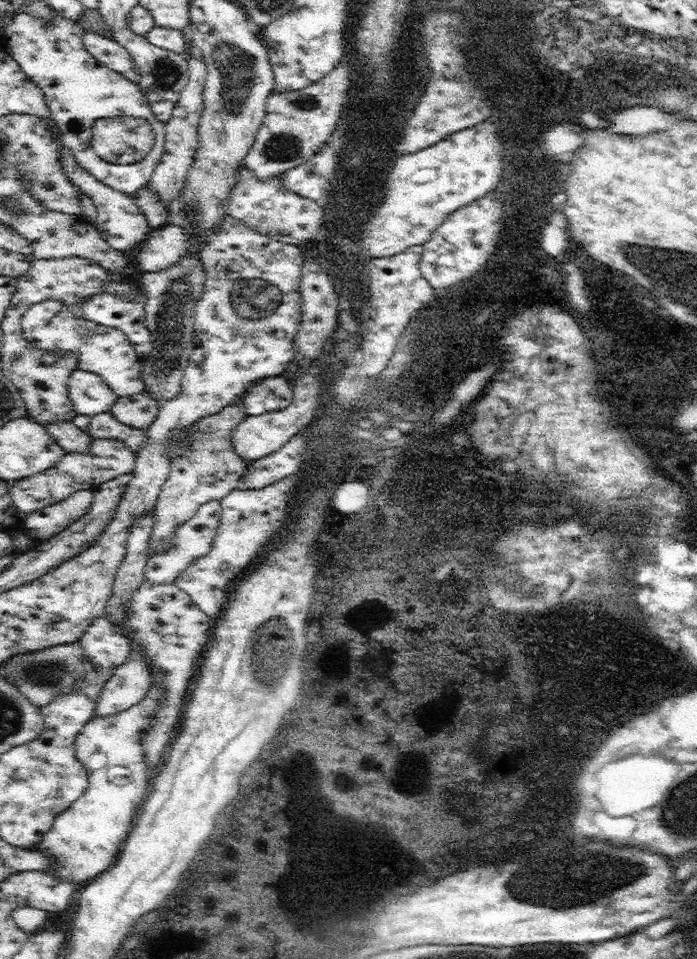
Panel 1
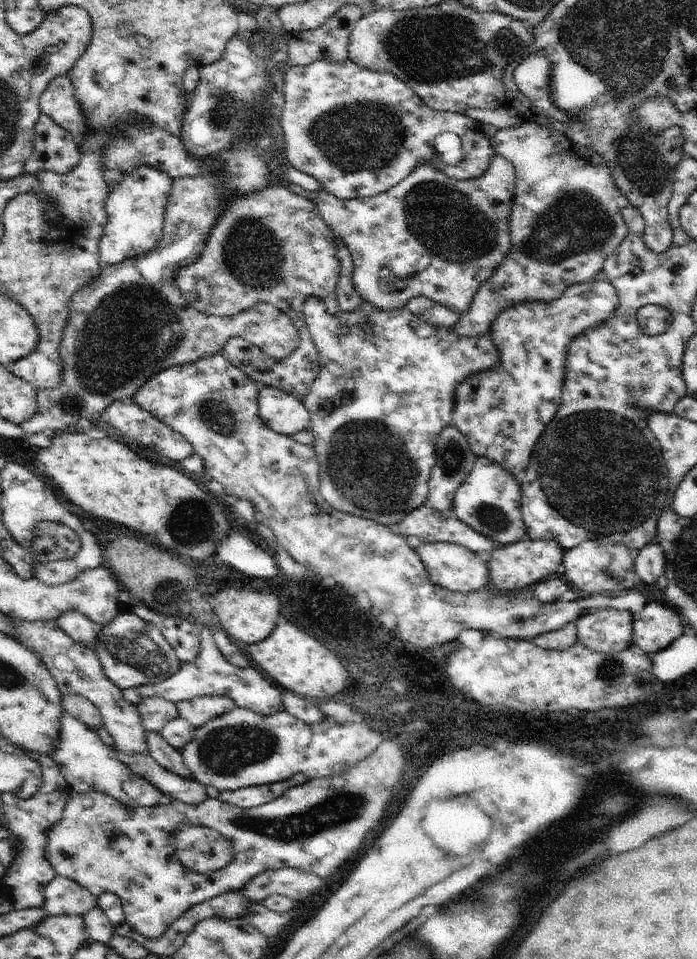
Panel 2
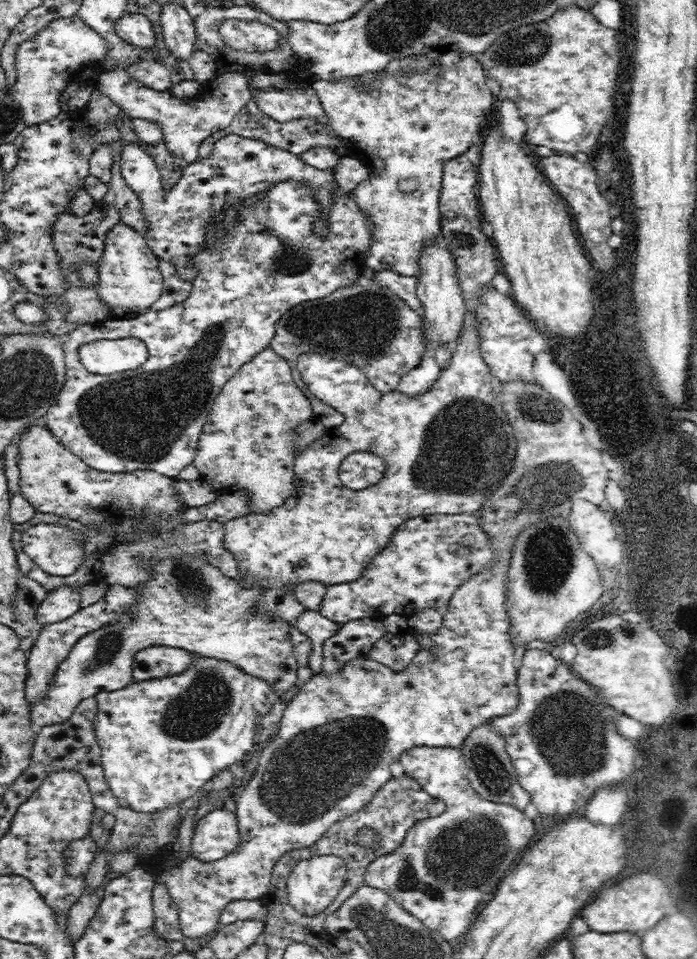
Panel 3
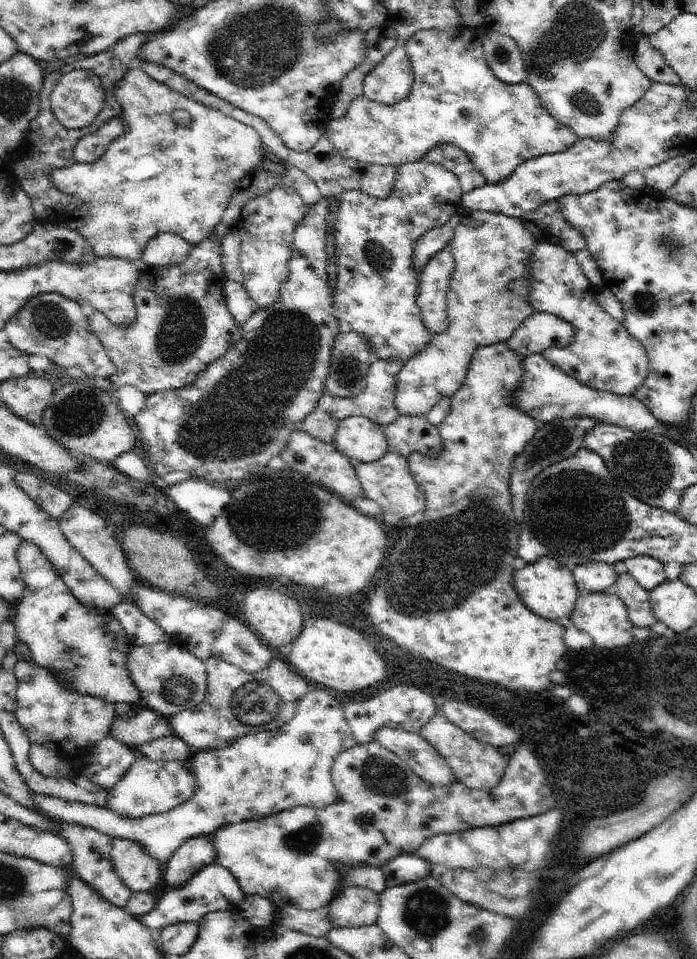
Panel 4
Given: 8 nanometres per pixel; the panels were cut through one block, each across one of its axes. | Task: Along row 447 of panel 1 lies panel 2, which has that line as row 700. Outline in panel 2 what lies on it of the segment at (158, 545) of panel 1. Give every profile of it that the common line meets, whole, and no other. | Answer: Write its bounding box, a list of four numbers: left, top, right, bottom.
[175,696,235,728]

